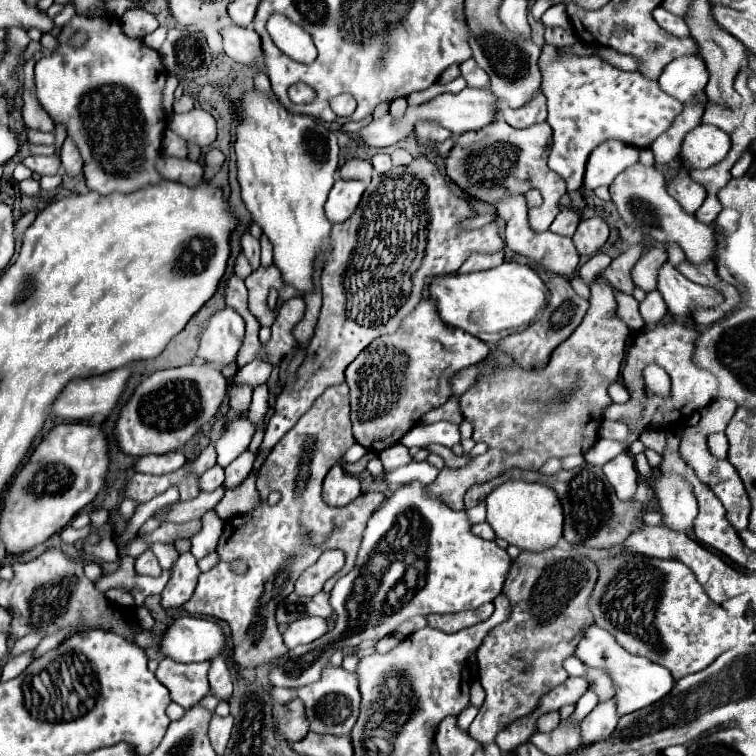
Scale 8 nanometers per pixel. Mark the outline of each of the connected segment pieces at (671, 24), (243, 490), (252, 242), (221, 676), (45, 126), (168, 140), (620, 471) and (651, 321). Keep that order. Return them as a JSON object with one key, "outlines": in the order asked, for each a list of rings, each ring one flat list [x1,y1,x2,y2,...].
{"outlines":[[[656,7,654,19,656,19,656,23,658,23,662,29,666,29,668,33,672,33,672,35,676,35,676,37,690,37,688,25,686,25,678,15,668,13,668,11,664,11,662,7]],[[254,469,250,473,250,477,240,485,240,493,236,493,236,491,226,491,224,493,222,501,216,505,218,517,222,517,226,521,228,517,250,513,250,511,254,511,262,503,260,493,256,489,258,473,260,473,260,469]],[[244,233,242,247,244,247,244,255,246,255,252,271,256,271,260,267,260,243,258,243,258,239,254,239,250,233]],[[216,657,212,661,208,681,210,681,210,695,214,695,222,703,228,703,232,697,232,679,224,657]],[[34,59,24,63,22,71,22,117,26,127,38,129,38,131,54,131,54,123,48,117,48,113,40,107,36,99,36,87,34,87]],[[170,129,164,131,162,151,164,151,166,155,172,155,172,157,186,157,186,155,188,155,188,151,186,151,186,141,180,139,176,133,172,133]],[[622,453,604,465,604,475,616,489,622,501,632,499,638,483,638,471,634,467,634,459,628,453]],[[652,291,652,297,646,297,644,301,638,303,638,311,640,311,646,327,656,327,666,315,666,305,664,305,660,293]]]}

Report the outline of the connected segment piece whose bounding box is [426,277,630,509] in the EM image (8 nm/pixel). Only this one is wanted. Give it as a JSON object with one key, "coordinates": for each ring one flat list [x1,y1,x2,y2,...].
{"coordinates":[[600,277,590,285,588,301,590,301,590,307,582,319,582,325,578,325,576,331,560,347,554,349,544,369,524,371,504,357,504,361,500,361,502,371,496,371,488,377,480,377,478,383,460,397,460,409,464,413,464,419,468,419,474,425,472,439,476,443,486,443,488,451,484,455,470,459,460,469,444,467,436,477,436,481,426,487,428,495,440,497,440,501,450,505,450,509,464,509,464,493,476,483,490,481,514,467,538,471,552,457,562,459,568,455,584,455,594,447,594,443,598,441,598,429,602,425,602,411,608,405,612,405,608,387,620,377,626,339,630,331,626,323,622,323,616,317,616,301,606,279]]}

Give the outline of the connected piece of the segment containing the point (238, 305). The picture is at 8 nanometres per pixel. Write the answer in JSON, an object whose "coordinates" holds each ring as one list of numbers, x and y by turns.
{"coordinates":[[232,275,226,283,226,305,234,307,242,317,254,317,248,309,248,297,246,297,246,287,243,279,238,279]]}

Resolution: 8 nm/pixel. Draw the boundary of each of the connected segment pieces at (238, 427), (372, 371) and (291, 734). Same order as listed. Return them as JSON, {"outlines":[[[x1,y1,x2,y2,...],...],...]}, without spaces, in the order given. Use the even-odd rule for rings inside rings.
{"outlines":[[[228,415,228,423,224,425,224,431,220,439,216,441,216,453,218,453,218,465,226,467,230,465,244,449,248,449,254,433,258,431,258,425,248,419,248,415]],[[432,299,420,301,416,309,400,323,400,329,392,335,378,337,364,349,346,369,346,385,350,387,350,407,352,407,352,431,356,441,366,447,368,451,380,453,386,447,396,445,404,433,408,433,428,411,444,405,450,391,450,377,488,355,488,345,456,327,446,325,436,311]],[[294,699,282,707,274,705,272,713,278,723,280,735,288,743,300,741,308,733,308,715,304,713,304,703,300,699]]]}

